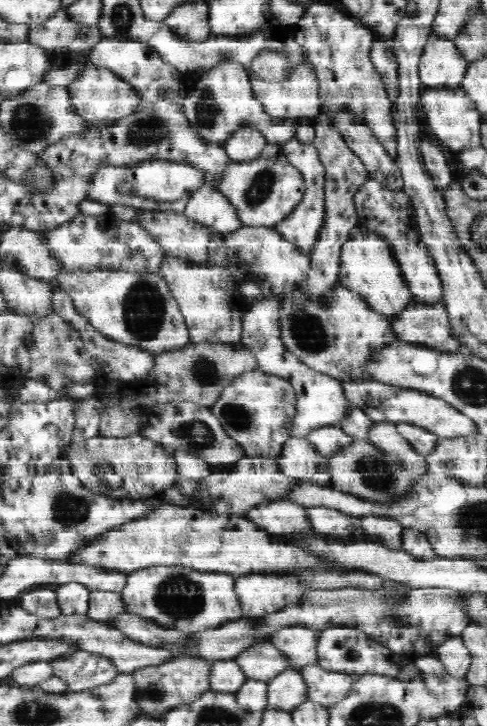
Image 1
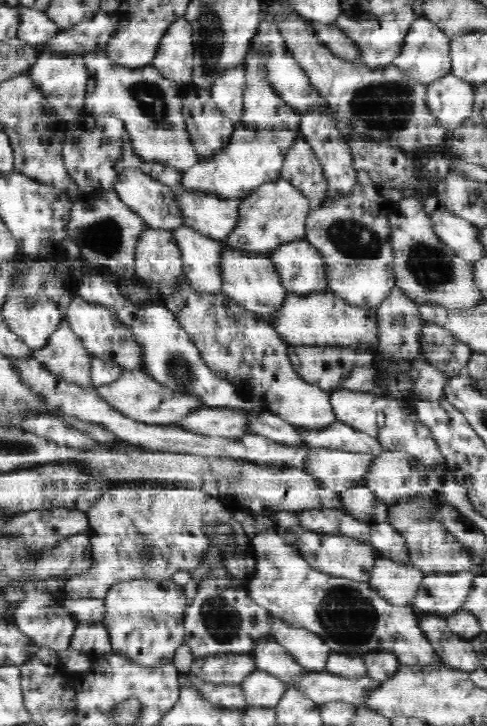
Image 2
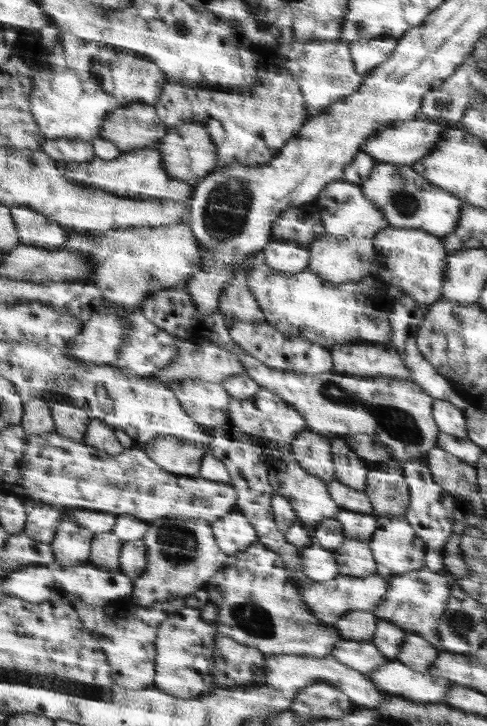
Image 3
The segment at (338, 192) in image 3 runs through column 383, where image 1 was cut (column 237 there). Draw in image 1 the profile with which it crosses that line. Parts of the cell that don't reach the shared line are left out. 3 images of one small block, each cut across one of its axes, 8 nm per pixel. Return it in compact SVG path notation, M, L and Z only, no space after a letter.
M210 183L192 194L183 213L193 221L212 227L216 232L234 233L243 227L236 207Z

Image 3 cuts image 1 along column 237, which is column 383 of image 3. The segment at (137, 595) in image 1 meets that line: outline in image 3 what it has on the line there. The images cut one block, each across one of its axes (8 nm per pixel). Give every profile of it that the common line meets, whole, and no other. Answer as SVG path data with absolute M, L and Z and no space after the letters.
M427 567L386 579L389 580L390 588L388 588L388 594L385 594L384 601L380 603L380 606L377 606L376 610L373 610L376 618L398 626L406 633L421 635L422 638L442 651L438 625L440 619L444 617L453 588L453 579L448 578L442 572L430 570Z

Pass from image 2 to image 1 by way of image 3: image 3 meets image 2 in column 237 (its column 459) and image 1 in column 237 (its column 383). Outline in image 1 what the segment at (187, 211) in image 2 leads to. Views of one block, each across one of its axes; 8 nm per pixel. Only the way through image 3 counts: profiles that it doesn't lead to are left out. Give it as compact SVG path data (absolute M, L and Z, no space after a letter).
M267 144L263 154L250 161L231 162L223 177L213 184L236 207L244 227L274 227L303 200L305 183L301 172L283 154L282 146Z

